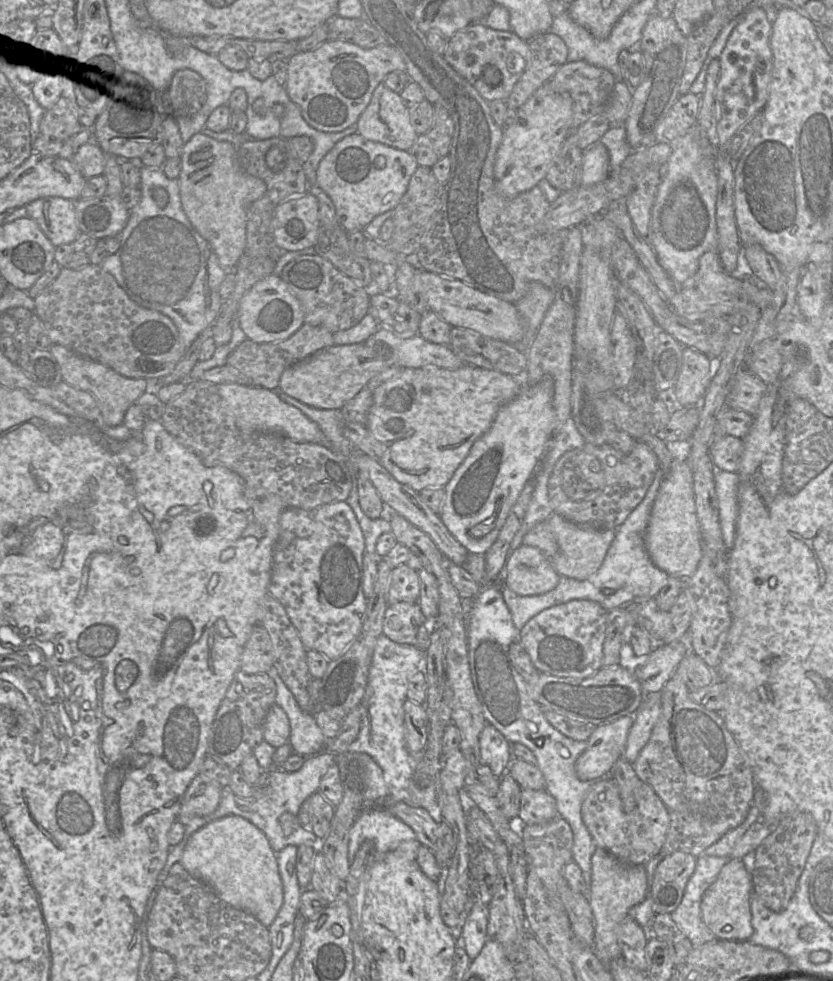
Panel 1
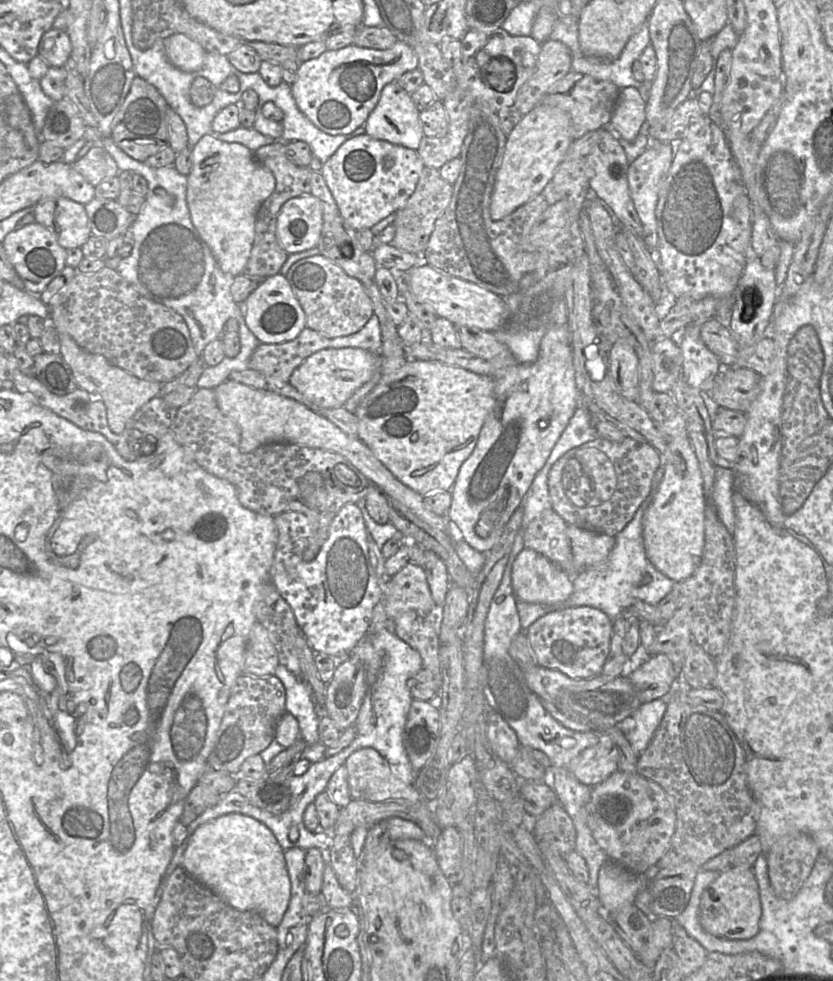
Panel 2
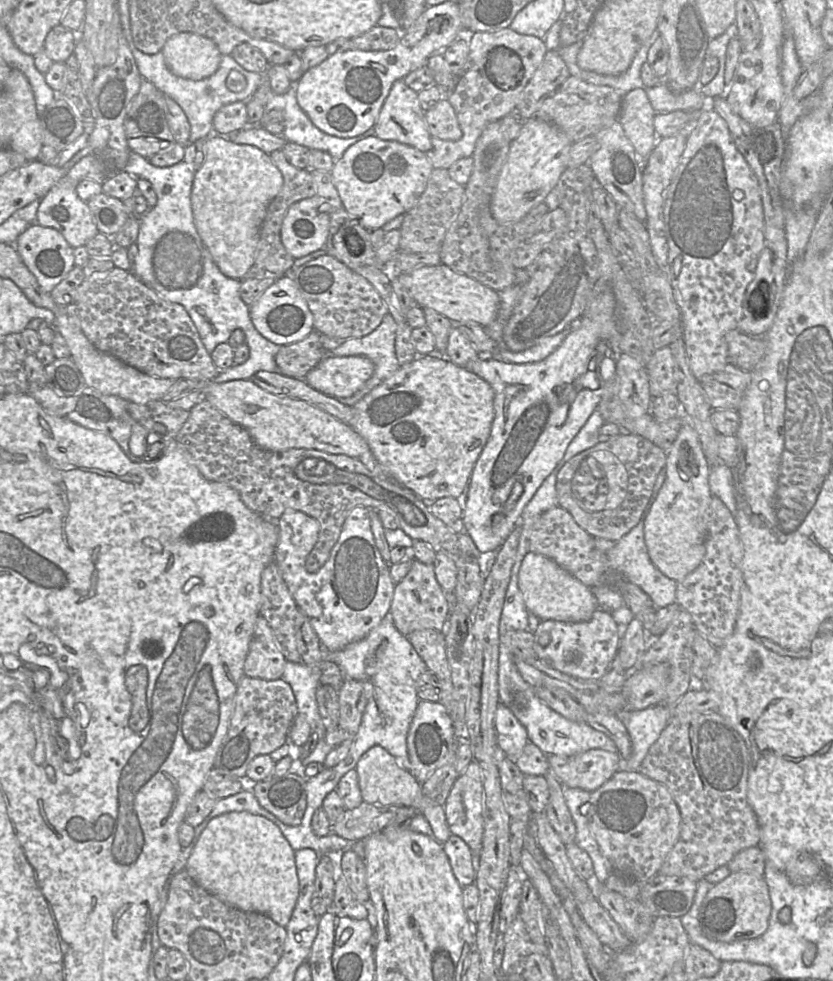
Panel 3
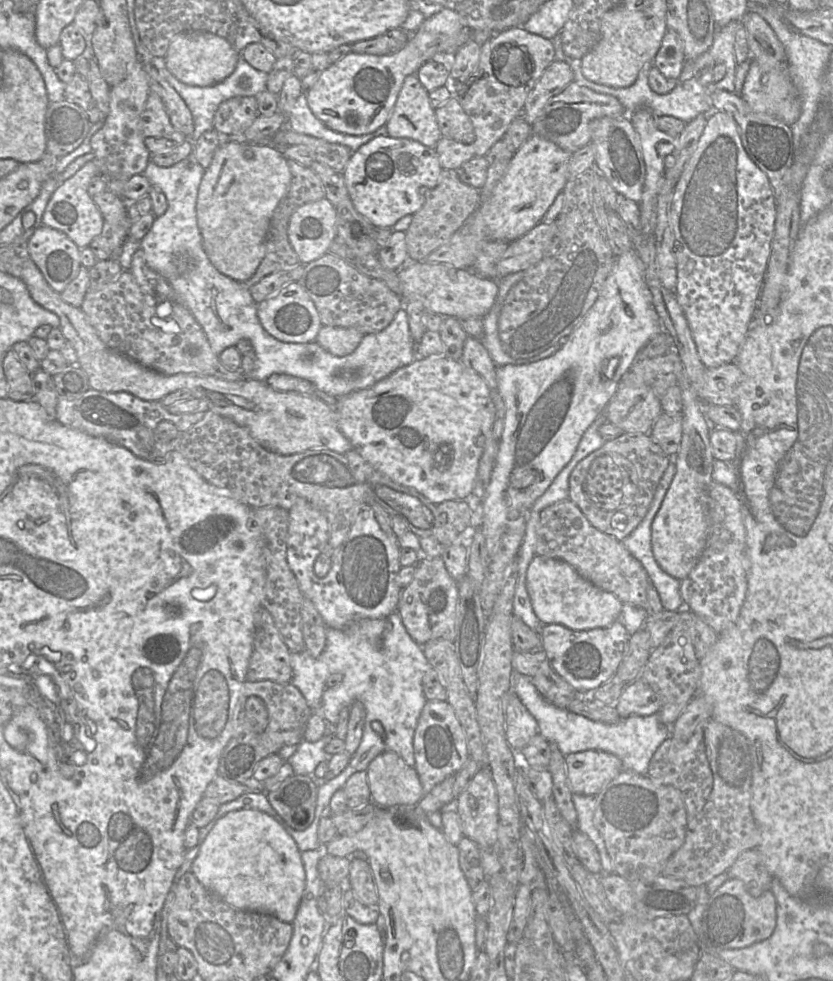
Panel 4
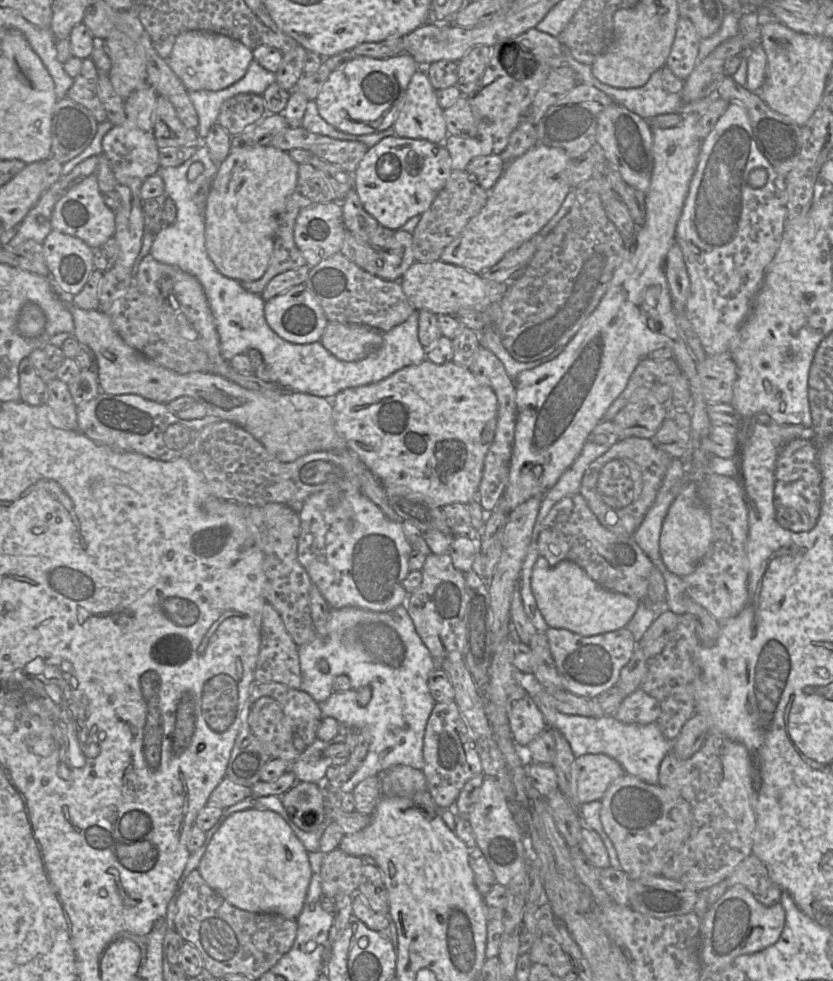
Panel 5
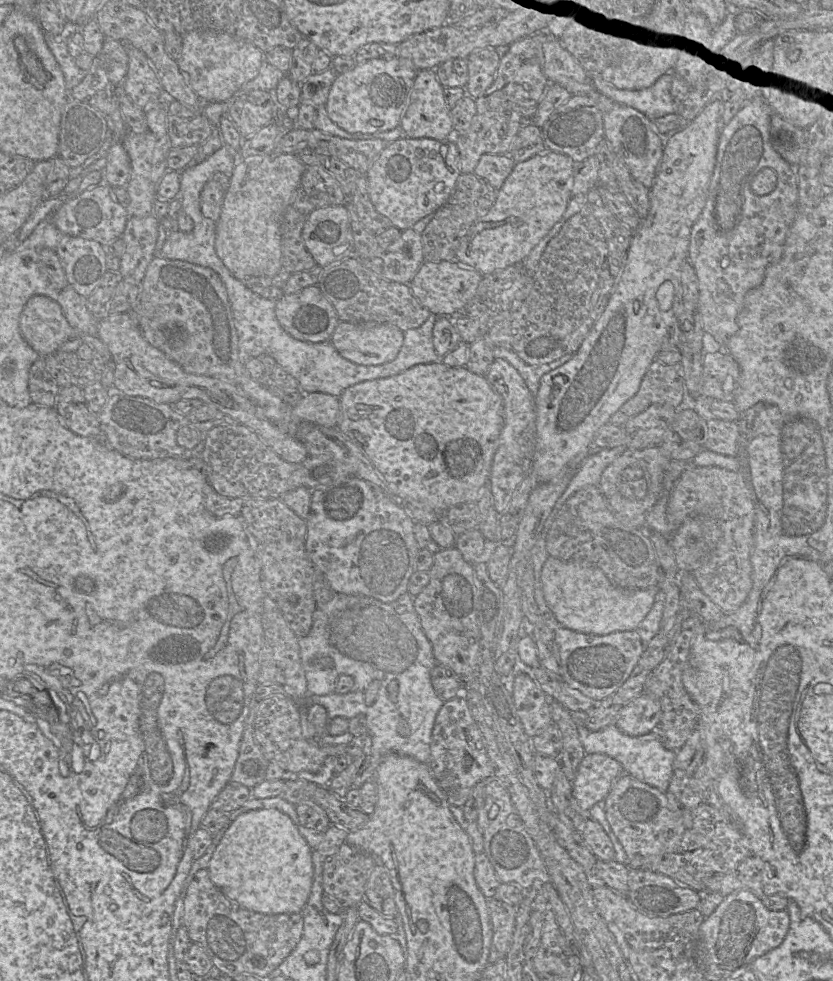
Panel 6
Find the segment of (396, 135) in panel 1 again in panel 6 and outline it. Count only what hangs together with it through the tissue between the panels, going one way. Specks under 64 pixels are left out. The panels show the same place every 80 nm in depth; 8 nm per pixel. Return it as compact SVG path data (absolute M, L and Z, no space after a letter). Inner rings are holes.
M419 70L417 72L409 105L401 119L399 127L410 139L428 138L447 141L453 131L450 108L444 97L444 87L437 79L435 70Z

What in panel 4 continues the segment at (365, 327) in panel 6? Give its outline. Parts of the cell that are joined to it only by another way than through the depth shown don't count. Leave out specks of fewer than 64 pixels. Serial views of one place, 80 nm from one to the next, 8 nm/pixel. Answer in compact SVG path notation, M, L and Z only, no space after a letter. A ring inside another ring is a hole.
M323 326L315 342L332 355L344 357L357 349L364 336L354 328Z

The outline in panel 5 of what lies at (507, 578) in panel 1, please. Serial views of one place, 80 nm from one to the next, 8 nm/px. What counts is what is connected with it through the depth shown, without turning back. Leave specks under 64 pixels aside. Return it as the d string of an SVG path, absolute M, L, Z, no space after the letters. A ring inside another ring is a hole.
M542 556L533 567L531 589L549 627L566 629L582 636L594 636L626 627L640 604L627 595L599 586L573 561L563 560L551 565Z

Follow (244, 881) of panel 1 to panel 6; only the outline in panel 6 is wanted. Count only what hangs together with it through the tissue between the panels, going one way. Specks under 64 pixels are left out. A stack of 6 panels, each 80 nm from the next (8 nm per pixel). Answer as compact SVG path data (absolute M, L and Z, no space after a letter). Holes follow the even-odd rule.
M274 809L251 810L231 817L220 830L217 845L207 870L213 884L230 900L248 910L266 914L301 913L313 884L312 848L285 813Z

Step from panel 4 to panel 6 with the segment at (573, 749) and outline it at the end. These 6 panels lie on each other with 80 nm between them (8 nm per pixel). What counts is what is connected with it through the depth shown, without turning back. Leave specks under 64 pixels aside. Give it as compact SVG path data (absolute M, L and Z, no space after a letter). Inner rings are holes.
M616 724L596 732L589 731L584 725L579 725L578 731L586 754L606 754L617 760L624 768L625 773L650 786L656 787L662 792L668 792L674 773L676 752L665 746L659 727L639 737L625 734Z

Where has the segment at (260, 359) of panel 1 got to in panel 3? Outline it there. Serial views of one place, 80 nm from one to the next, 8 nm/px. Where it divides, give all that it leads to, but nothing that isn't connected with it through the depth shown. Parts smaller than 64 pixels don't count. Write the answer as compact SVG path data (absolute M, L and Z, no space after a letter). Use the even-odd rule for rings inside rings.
M313 330L299 342L280 346L275 357L278 372L294 379L304 379L326 354L331 354L323 348L320 337L321 334Z

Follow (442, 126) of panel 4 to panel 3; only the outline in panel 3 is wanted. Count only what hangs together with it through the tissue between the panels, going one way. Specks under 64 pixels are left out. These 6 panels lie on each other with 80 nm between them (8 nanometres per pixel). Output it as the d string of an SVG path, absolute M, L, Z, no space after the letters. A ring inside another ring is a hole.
M441 99L432 109L425 111L424 117L431 137L448 141L461 139L462 130L447 99Z

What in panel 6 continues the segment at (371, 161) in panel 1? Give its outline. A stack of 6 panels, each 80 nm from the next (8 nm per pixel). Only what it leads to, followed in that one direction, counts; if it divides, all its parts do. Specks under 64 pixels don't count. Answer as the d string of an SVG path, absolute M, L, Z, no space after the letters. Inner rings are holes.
M400 138L388 143L366 177L373 206L402 231L433 215L449 198L460 174L459 152L454 142Z

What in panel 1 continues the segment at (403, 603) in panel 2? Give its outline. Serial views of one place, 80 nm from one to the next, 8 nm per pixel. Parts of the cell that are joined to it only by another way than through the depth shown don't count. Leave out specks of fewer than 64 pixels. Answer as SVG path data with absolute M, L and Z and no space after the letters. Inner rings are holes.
M401 564L392 569L387 593L387 604L397 602L418 603L420 579L418 571Z

